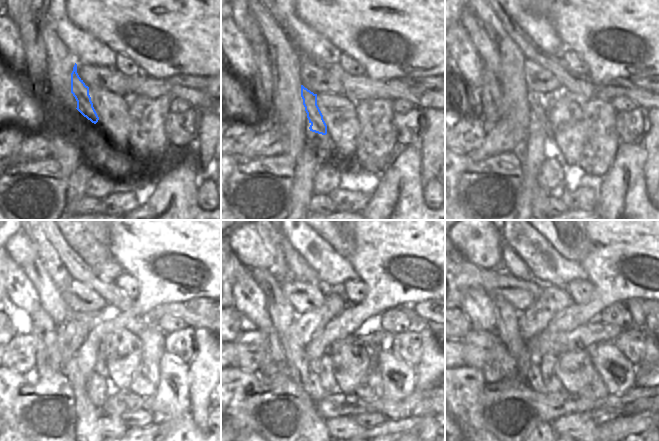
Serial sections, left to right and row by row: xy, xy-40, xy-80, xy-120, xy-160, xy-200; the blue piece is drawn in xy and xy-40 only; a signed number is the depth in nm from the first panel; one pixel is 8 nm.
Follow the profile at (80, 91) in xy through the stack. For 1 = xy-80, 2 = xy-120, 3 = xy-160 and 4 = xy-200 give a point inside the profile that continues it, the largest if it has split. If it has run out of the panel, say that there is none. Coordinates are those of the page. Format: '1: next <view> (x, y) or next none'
1: next xy-80 (537, 102)
2: next xy-120 (101, 366)
3: next xy-160 (324, 366)
4: next xy-200 (548, 363)

